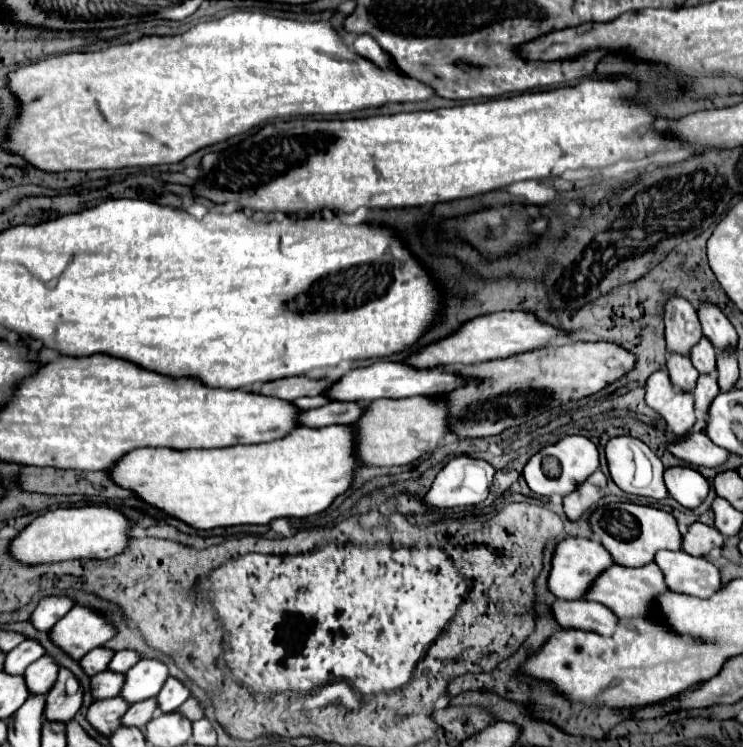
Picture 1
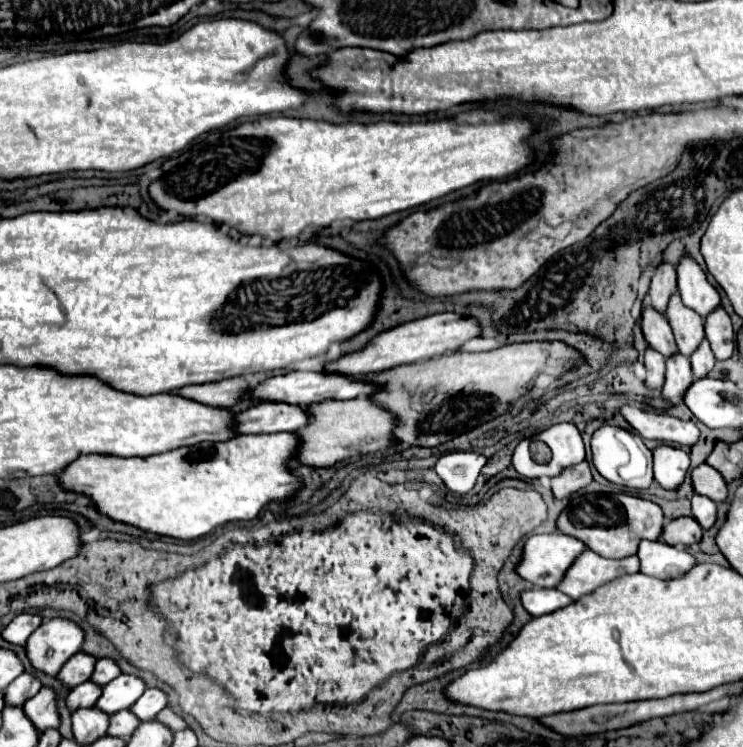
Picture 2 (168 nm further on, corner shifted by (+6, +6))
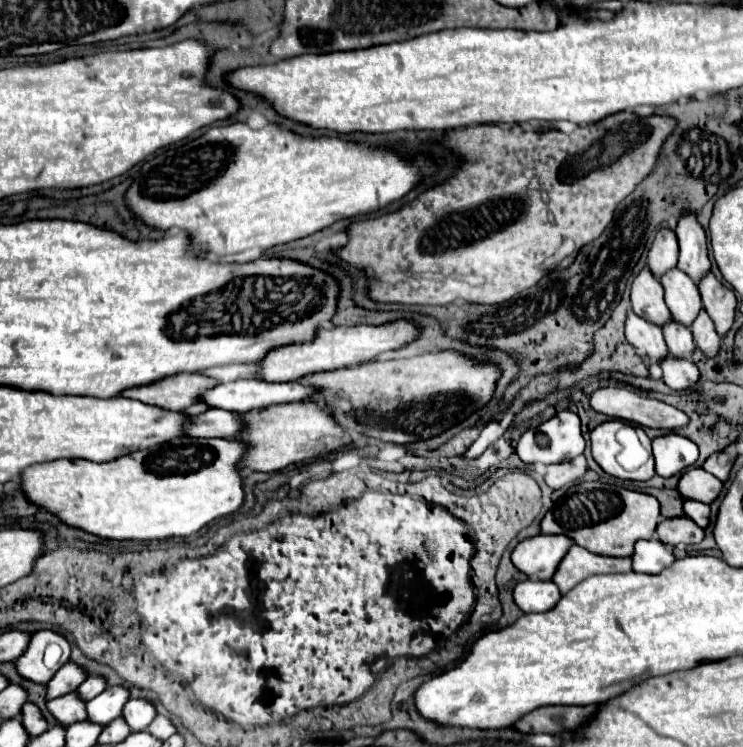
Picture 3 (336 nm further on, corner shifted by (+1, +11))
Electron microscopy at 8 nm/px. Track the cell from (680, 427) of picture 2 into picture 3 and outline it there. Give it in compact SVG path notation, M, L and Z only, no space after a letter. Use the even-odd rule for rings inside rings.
M604 386L596 388L590 396L592 410L606 414L610 418L636 422L648 428L674 430L688 422L688 416L660 400L644 398L636 392L626 390L624 386Z

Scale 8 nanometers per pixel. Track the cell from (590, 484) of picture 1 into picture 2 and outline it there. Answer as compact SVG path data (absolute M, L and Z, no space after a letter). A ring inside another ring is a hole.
M581 461L579 465L573 465L573 467L565 469L561 475L557 475L557 477L551 479L551 483L553 483L553 495L557 499L569 497L569 495L581 491L583 487L587 487L591 481L593 481L593 475L591 475L589 463Z

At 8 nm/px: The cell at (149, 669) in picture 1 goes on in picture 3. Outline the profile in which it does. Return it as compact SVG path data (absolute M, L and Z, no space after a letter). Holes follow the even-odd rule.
M114 686L114 688L106 688L100 696L96 696L94 700L90 700L86 704L86 712L88 712L88 720L100 726L110 724L114 718L118 718L122 714L124 704L128 702L128 690L124 686Z

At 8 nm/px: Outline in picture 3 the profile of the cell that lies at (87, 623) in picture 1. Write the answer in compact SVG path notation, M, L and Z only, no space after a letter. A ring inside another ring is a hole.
M40 630L36 632L32 638L30 638L30 644L26 648L26 652L14 662L16 666L16 672L26 678L26 680L32 680L36 684L46 684L56 670L48 670L42 662L42 656L44 656L44 648L50 644L50 642L56 642L60 648L62 648L62 658L58 662L58 666L66 664L68 658L70 658L70 644L64 636L52 632L52 630Z

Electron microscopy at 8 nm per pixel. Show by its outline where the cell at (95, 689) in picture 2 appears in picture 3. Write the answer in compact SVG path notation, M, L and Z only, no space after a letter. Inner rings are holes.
M74 694L54 698L46 706L48 706L48 712L64 728L68 728L74 722L86 720L86 704L82 704L82 700L78 700L78 696L74 696Z

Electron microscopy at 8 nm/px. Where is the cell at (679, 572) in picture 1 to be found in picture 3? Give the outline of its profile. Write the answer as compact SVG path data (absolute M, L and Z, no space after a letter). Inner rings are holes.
M638 540L632 554L632 570L658 574L674 562L674 554L660 540Z

